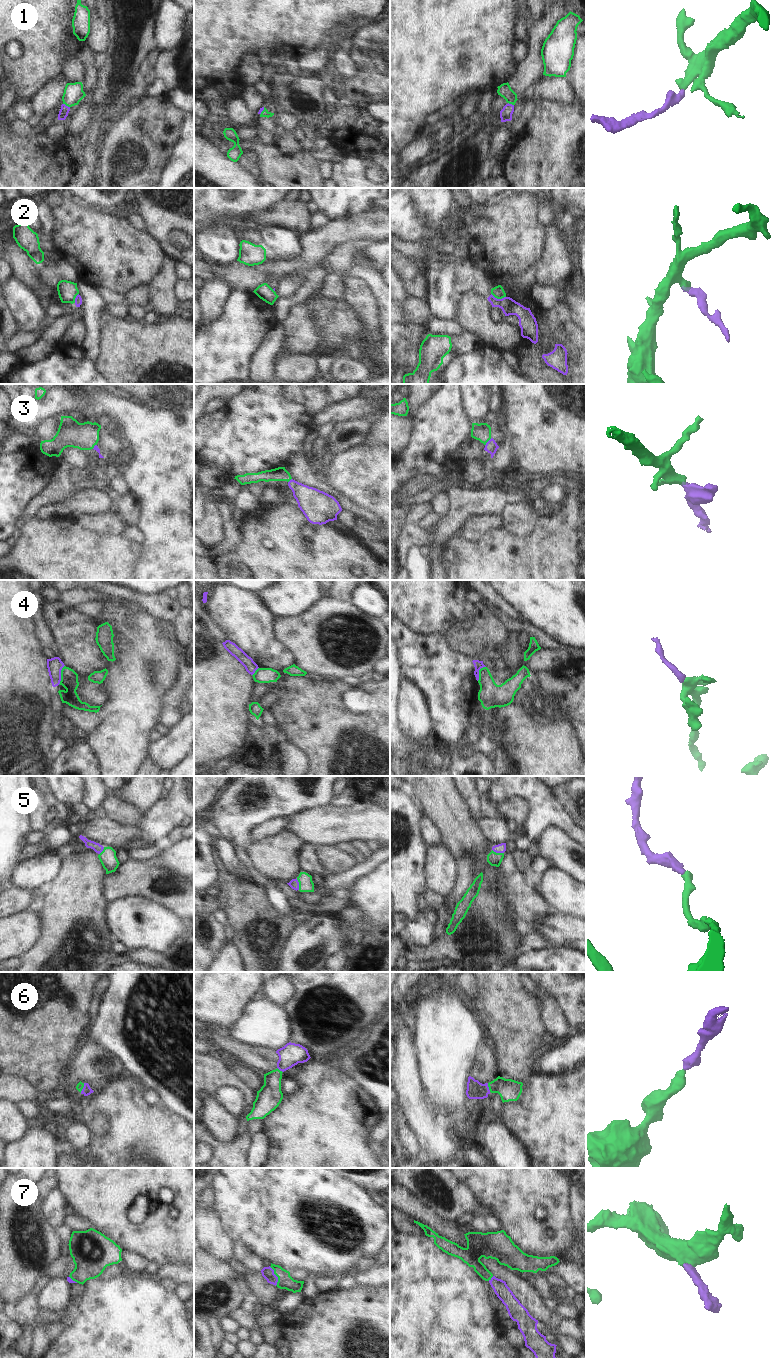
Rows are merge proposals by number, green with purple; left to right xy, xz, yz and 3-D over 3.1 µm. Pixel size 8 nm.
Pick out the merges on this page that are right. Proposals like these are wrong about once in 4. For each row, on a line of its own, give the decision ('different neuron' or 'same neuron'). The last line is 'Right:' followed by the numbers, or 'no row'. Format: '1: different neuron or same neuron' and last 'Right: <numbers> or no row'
1: same neuron
2: different neuron
3: same neuron
4: different neuron
5: same neuron
6: same neuron
7: same neuron
Right: 1, 3, 5, 6, 7

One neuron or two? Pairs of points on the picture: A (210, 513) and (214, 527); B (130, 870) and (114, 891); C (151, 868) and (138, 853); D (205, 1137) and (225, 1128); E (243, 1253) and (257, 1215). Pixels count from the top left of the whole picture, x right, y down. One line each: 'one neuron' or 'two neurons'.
A: one neuron
B: one neuron
C: two neurons
D: two neurons
E: two neurons

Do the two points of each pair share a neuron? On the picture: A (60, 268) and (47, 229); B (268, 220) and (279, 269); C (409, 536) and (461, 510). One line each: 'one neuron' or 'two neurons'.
A: one neuron
B: two neurons
C: one neuron

